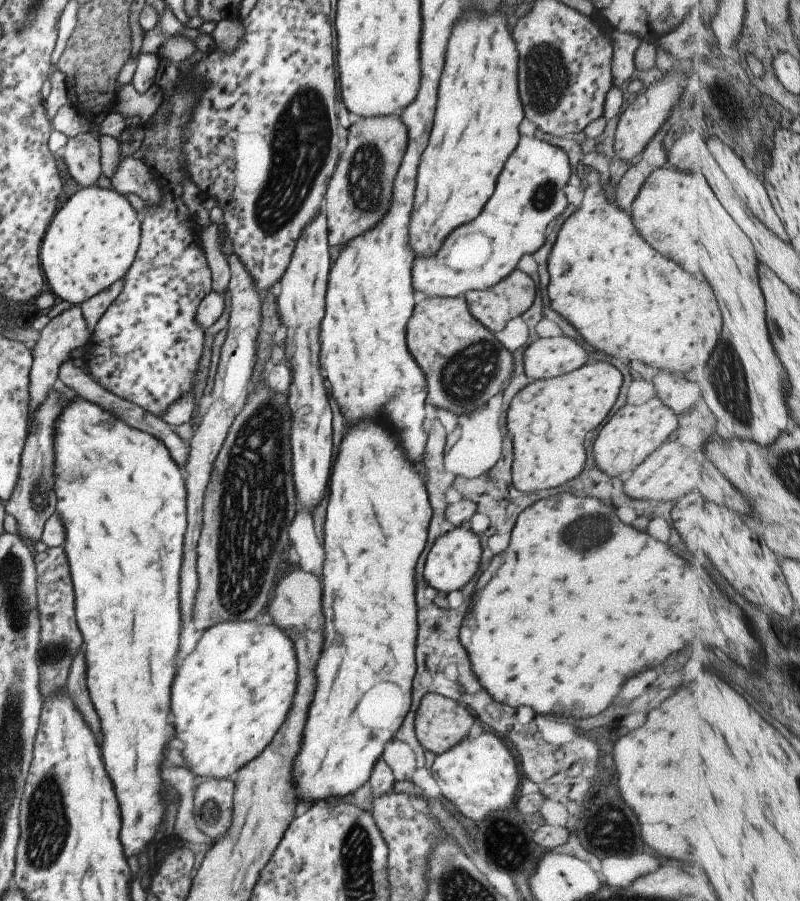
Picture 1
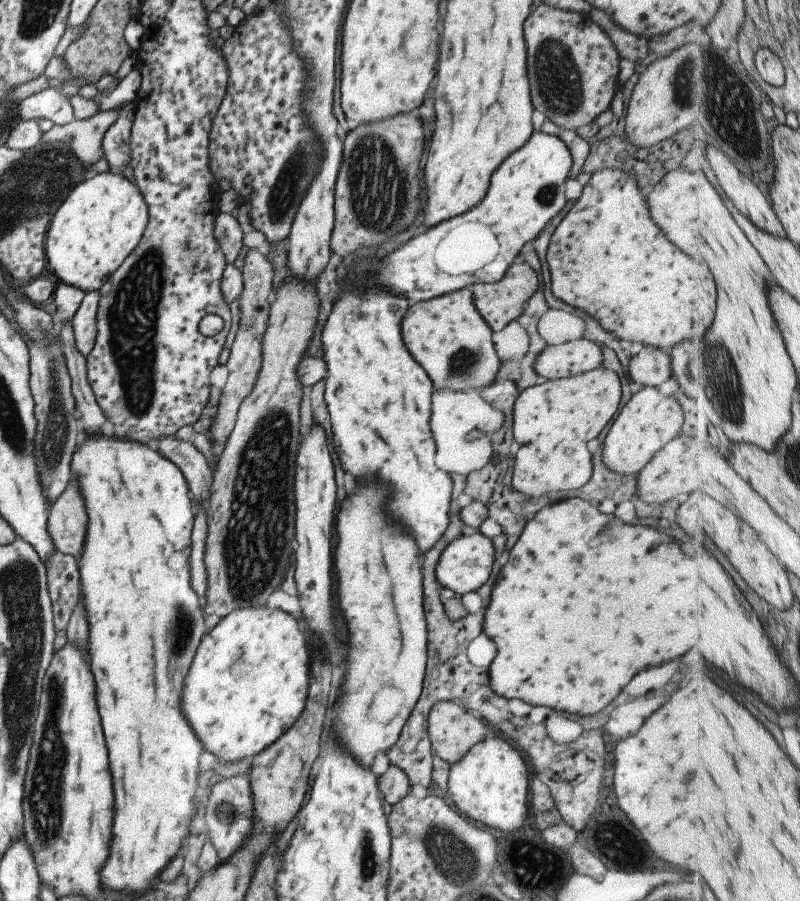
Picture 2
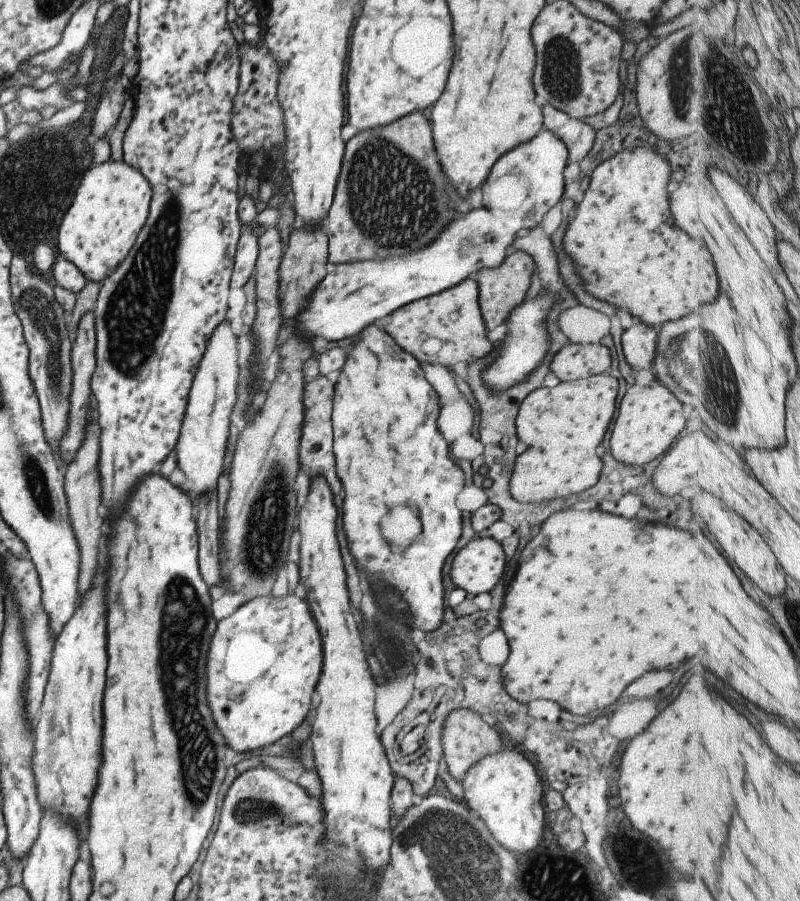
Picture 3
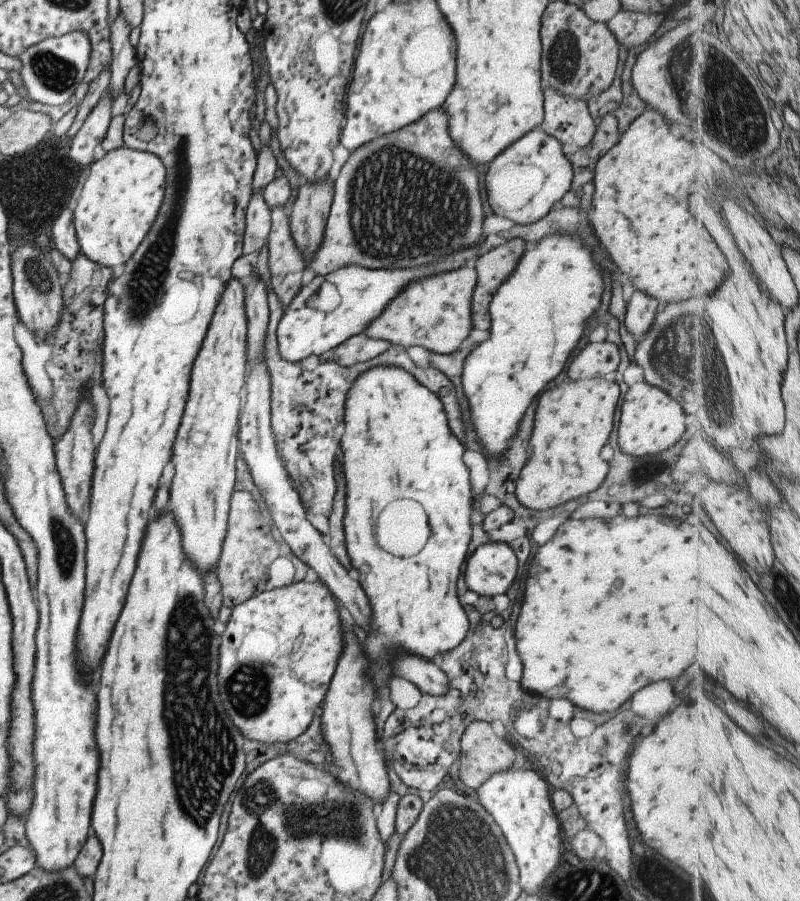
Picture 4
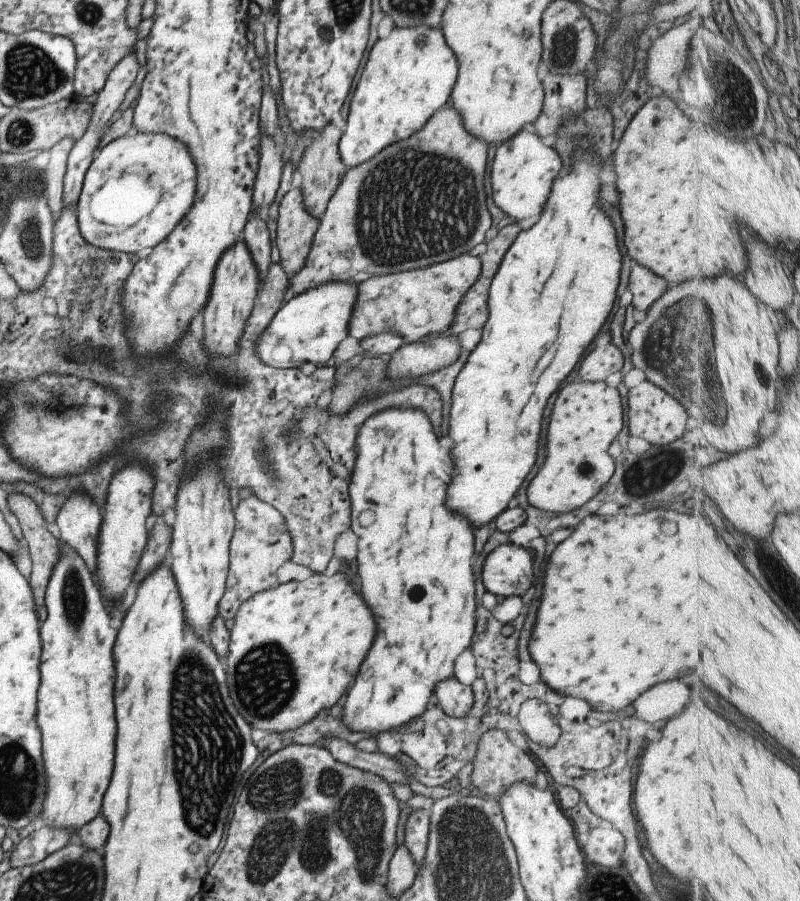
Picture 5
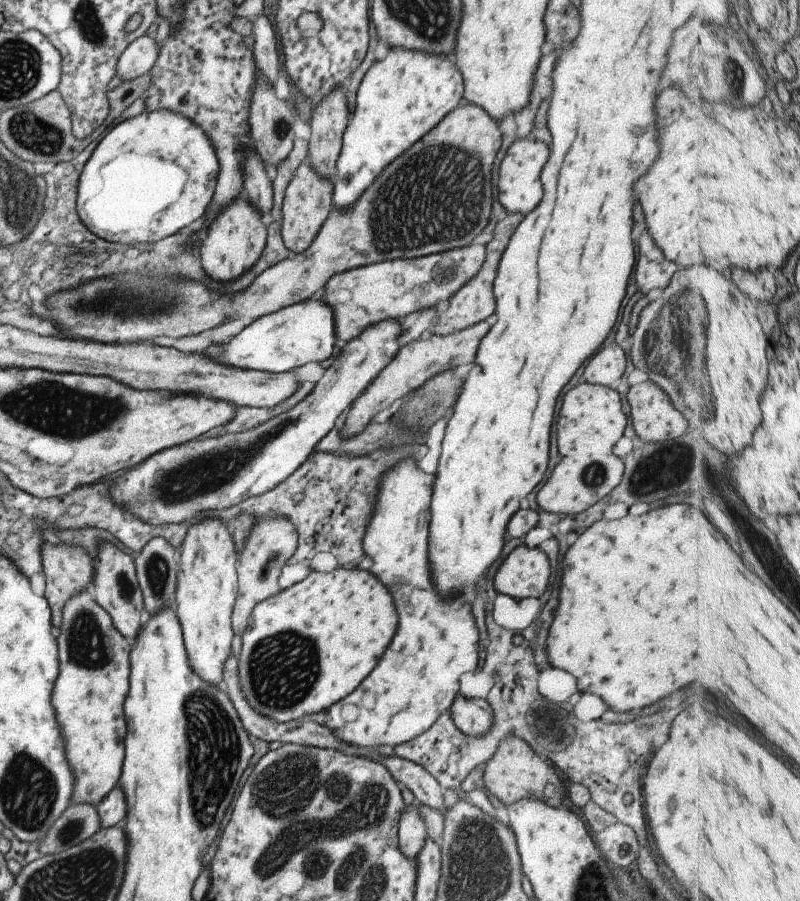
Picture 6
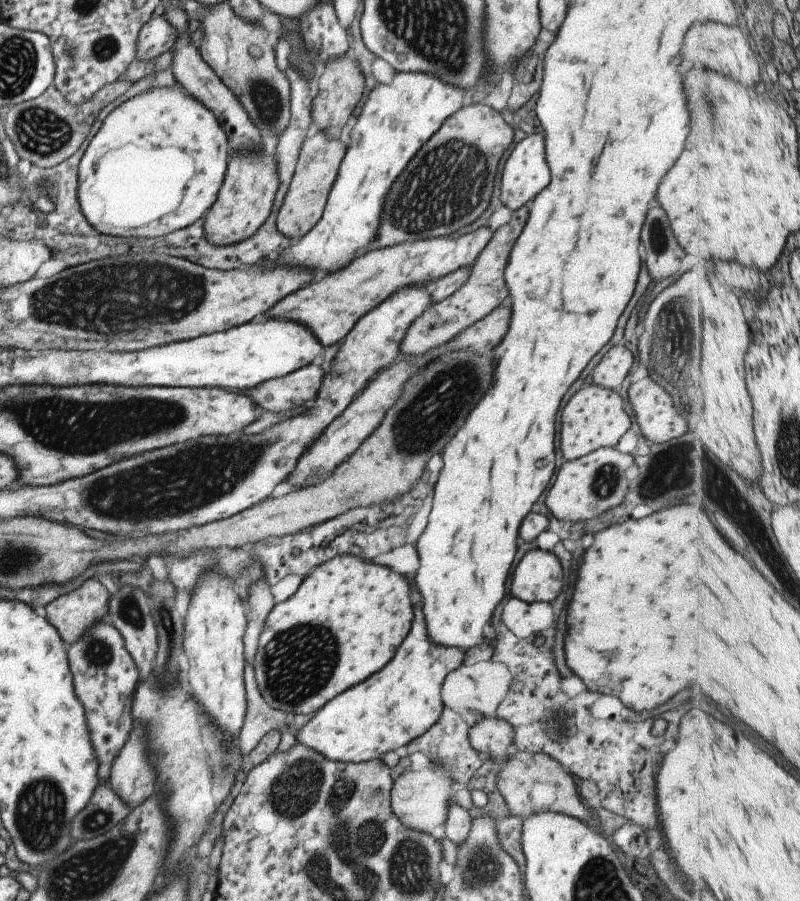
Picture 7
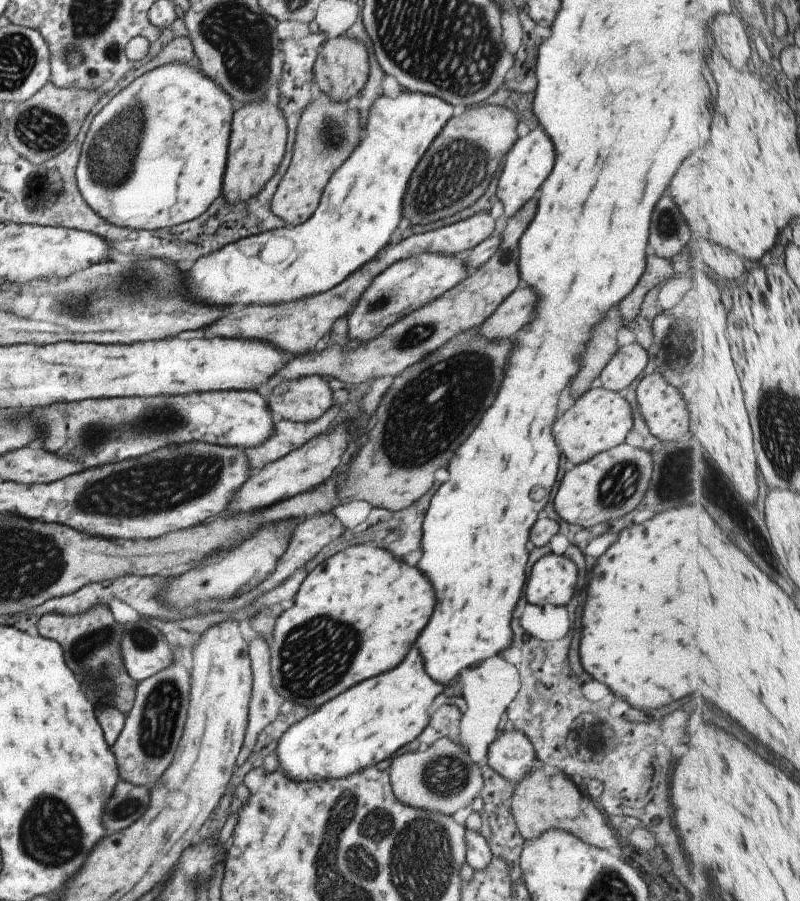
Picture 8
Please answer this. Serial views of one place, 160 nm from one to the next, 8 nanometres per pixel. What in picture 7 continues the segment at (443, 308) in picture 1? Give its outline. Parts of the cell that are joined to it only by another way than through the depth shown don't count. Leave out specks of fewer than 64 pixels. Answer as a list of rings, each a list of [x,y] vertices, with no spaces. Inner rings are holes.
[[[485,227],[475,229],[463,236],[449,235],[409,241],[393,248],[371,250],[369,254],[355,258],[353,264],[349,262],[345,268],[331,272],[321,280],[305,283],[261,316],[289,319],[304,324],[323,347],[331,346],[341,338],[345,338],[358,318],[374,309],[398,289],[405,288],[407,285],[428,285],[455,272],[458,268],[469,266],[485,248],[491,235],[492,232]]]

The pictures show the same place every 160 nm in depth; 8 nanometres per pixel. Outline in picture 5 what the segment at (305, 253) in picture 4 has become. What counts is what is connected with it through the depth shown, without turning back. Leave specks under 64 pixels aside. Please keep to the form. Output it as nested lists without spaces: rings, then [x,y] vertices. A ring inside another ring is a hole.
[[[325,125],[322,130],[315,134],[313,140],[306,143],[304,153],[296,168],[296,185],[302,196],[304,209],[315,219],[319,219],[326,209],[326,204],[335,192],[342,176],[348,167],[343,164],[338,153],[337,143],[340,132],[333,125]]]

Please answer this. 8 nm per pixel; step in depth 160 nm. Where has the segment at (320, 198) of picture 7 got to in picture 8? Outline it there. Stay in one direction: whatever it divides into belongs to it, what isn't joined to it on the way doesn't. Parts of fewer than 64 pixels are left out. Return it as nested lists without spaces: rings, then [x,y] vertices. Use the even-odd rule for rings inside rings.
[[[323,95],[311,101],[301,113],[297,122],[296,133],[293,143],[291,160],[286,171],[282,174],[275,192],[273,193],[270,209],[287,225],[300,225],[305,222],[317,208],[322,190],[325,188],[329,177],[336,171],[341,163],[349,156],[357,142],[362,139],[363,130],[359,124],[358,112],[350,109],[346,103],[334,103],[327,95]]]

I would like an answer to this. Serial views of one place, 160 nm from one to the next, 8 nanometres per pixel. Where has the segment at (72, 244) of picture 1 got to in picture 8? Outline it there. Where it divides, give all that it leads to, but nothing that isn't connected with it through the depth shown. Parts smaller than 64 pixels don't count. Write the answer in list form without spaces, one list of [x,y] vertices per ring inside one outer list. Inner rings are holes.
[[[169,63],[158,66],[138,76],[131,84],[128,84],[115,94],[109,102],[106,102],[101,110],[97,110],[95,114],[87,119],[83,129],[86,136],[74,170],[76,187],[89,208],[114,227],[123,227],[134,231],[154,231],[155,229],[169,228],[193,220],[202,212],[205,212],[213,200],[222,193],[222,180],[226,167],[225,158],[227,158],[227,146],[229,146],[229,142],[227,142],[227,138],[229,138],[229,120],[231,119],[229,100],[225,98],[222,89],[220,90],[216,86],[215,81],[198,71],[192,70],[185,64]]]

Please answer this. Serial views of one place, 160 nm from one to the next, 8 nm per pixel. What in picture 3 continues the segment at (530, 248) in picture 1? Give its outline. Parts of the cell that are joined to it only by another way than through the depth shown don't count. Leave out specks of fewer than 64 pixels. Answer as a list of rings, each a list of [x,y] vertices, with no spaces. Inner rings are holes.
[[[539,129],[531,140],[509,150],[493,164],[481,186],[483,206],[449,222],[427,248],[389,260],[341,263],[334,272],[327,273],[298,312],[296,333],[311,344],[317,336],[329,342],[351,338],[363,326],[399,306],[451,288],[474,277],[479,269],[497,268],[516,237],[536,226],[549,206],[561,200],[567,160],[568,152],[561,140],[548,130]]]

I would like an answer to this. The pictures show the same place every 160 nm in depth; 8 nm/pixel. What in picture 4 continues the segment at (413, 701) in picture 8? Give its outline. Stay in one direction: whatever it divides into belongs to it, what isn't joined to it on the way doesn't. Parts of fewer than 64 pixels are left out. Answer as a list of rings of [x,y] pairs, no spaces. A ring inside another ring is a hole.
[[[373,365],[364,370],[345,394],[343,422],[343,538],[373,612],[367,658],[379,662],[371,664],[369,672],[375,680],[377,668],[387,668],[397,648],[431,658],[456,647],[466,636],[467,618],[457,602],[455,584],[471,536],[467,518],[471,484],[461,460],[463,448],[447,428],[439,398],[401,367]],[[391,498],[415,500],[427,512],[427,544],[411,558],[395,558],[383,552],[373,538],[375,518]]]

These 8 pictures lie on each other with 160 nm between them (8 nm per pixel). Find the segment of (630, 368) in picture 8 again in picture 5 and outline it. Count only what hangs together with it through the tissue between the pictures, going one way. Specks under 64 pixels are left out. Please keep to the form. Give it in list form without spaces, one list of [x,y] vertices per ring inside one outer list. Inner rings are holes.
[[[605,344],[605,346],[597,346],[591,352],[587,352],[583,360],[579,362],[577,372],[581,380],[599,382],[605,380],[609,374],[619,372],[622,362],[621,352],[615,346]]]

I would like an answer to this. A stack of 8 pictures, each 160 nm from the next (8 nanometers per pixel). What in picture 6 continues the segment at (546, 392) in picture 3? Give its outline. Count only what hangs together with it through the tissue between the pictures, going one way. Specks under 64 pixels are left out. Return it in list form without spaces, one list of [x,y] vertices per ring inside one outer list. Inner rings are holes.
[[[577,384],[565,392],[555,420],[555,446],[561,461],[537,490],[537,505],[544,512],[571,517],[608,496],[621,482],[623,462],[610,449],[623,434],[625,414],[616,391],[610,387]]]

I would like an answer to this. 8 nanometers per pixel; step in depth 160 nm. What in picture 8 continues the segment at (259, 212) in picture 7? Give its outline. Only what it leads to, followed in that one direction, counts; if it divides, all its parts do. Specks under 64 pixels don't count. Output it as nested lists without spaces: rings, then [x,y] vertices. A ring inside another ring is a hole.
[[[276,98],[242,105],[232,114],[227,156],[220,196],[230,205],[254,197],[281,166],[285,150],[285,119]]]

